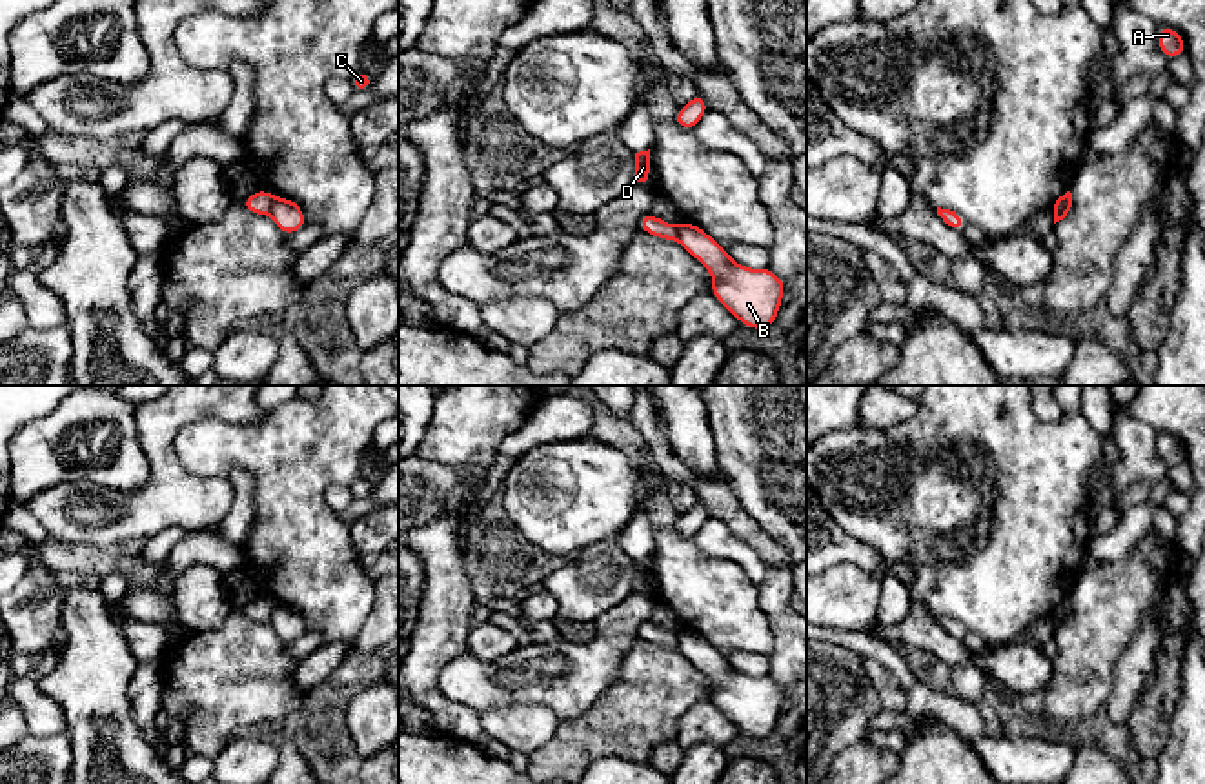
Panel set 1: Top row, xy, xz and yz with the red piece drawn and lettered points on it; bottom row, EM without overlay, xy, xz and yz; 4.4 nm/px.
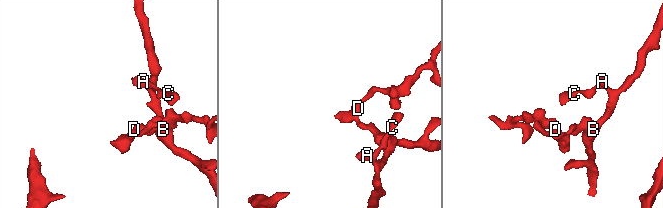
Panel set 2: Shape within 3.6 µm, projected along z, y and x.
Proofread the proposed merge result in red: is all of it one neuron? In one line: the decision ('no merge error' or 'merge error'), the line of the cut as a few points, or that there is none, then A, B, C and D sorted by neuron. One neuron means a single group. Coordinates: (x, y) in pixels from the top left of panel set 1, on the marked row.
merge error | xy (275, 199), (268, 213) | A B C / D

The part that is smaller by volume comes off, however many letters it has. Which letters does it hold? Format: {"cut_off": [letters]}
{"cut_off": ["D"]}

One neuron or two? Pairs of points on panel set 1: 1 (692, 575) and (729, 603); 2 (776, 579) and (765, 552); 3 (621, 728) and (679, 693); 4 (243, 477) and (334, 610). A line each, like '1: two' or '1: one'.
1: one
2: two
3: one
4: two

